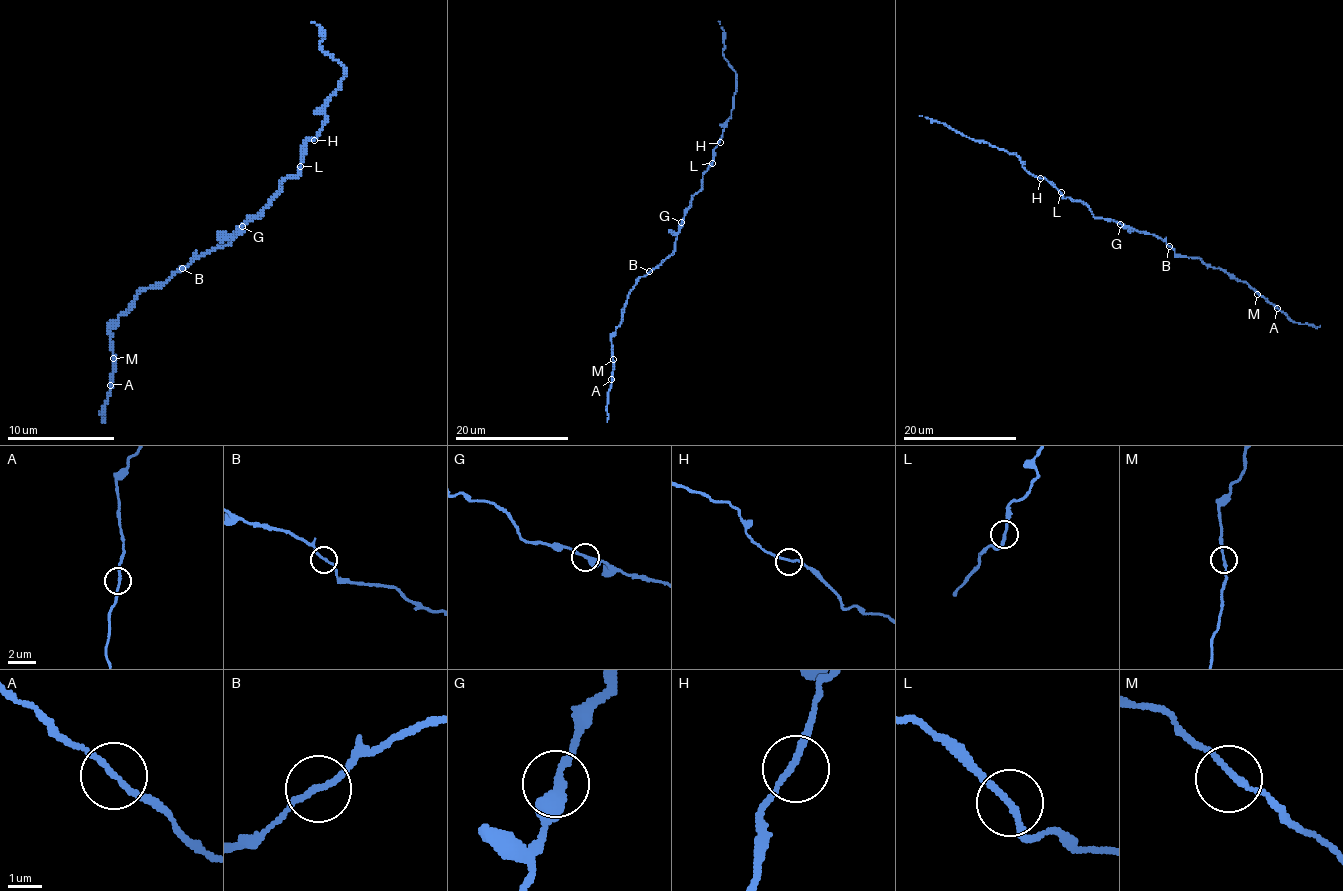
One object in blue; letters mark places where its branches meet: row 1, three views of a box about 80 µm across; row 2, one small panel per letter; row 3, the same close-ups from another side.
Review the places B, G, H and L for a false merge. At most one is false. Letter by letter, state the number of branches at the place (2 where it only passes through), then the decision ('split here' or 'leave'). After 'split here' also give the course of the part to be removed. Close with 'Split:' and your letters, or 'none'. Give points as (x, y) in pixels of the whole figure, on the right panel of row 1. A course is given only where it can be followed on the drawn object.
B: 2 | leave
G: 2 | leave
H: 2 | leave
L: 2 | leave
Split: none

